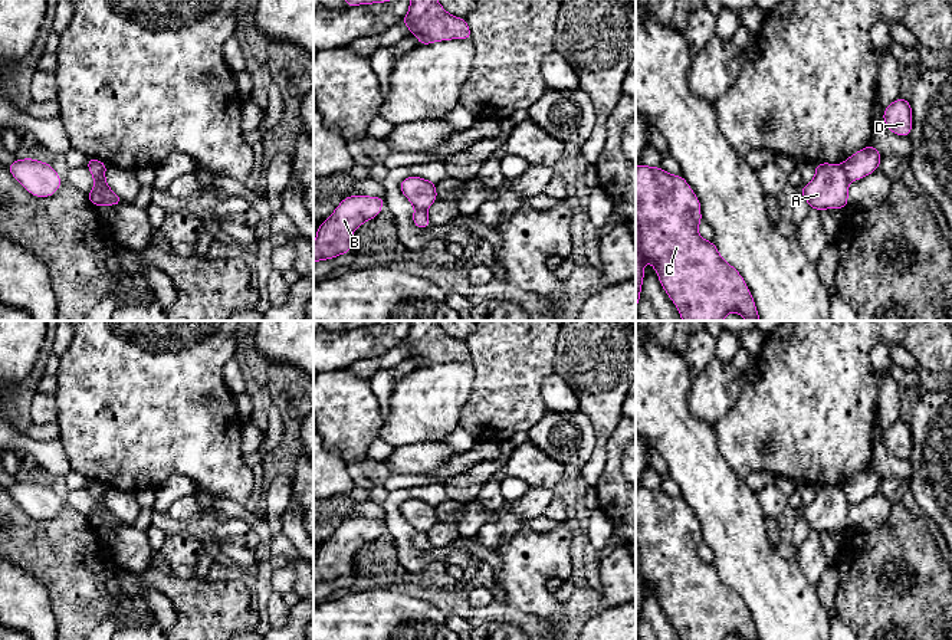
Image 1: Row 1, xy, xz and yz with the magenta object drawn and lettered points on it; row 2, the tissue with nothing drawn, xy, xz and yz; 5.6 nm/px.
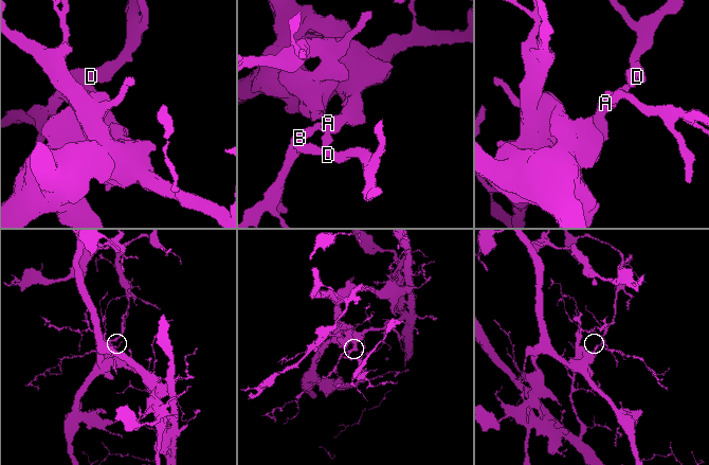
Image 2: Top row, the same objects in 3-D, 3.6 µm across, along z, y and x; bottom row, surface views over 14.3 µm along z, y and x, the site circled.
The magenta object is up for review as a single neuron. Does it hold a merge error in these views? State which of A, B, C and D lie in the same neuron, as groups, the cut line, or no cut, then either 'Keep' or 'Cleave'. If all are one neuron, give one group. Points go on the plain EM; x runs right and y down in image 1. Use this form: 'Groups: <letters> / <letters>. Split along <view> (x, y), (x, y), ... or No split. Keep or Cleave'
Groups: A B C / D. Split along yz (840, 486), (850, 502). Cleave

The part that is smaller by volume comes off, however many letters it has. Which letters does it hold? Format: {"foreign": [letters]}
{"foreign": ["D"]}

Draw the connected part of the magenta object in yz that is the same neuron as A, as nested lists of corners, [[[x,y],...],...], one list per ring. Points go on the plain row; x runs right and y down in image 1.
[[[815,486],[815,499],[800,515],[810,531],[831,532],[846,531],[848,522],[848,505],[841,486]]]

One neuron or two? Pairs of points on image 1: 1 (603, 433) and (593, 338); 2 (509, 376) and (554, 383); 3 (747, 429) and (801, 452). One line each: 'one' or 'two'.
1: one
2: two
3: one

